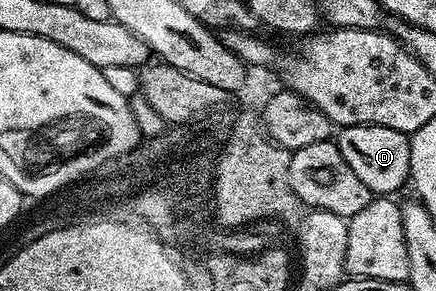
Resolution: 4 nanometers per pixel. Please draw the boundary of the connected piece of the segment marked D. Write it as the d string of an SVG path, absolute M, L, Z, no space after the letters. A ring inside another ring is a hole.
M344 125L337 130L336 144L344 163L352 167L360 183L374 195L394 195L410 179L410 138L392 127Z

